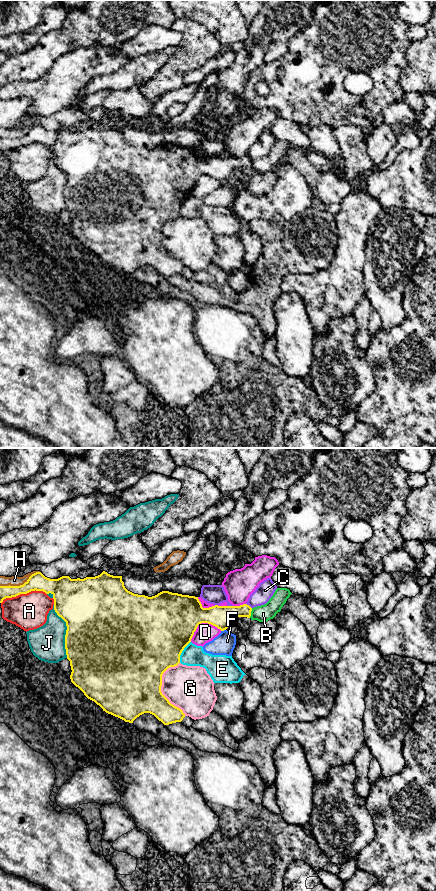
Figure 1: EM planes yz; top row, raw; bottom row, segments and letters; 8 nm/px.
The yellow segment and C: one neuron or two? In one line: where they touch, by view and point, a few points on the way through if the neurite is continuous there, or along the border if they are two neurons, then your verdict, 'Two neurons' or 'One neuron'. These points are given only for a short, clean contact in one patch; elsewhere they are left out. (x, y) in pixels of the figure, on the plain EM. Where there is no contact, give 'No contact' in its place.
Touches yellow at yz (249, 158). Boundary: yz (246, 155), (251, 160). Two neurons

